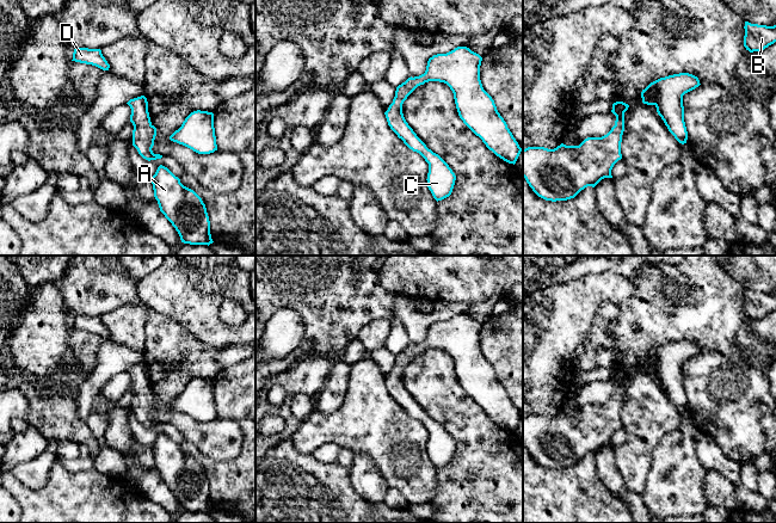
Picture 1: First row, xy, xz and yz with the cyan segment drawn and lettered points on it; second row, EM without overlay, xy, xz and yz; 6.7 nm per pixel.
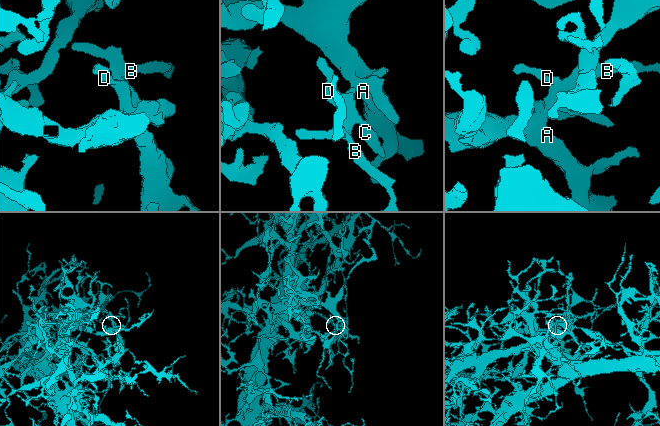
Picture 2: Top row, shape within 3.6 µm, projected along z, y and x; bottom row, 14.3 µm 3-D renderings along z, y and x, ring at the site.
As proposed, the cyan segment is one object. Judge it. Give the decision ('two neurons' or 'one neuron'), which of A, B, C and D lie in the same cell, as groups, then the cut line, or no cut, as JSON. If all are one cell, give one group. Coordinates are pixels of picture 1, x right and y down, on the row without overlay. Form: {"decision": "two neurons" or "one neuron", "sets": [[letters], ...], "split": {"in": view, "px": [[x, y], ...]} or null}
{"decision": "one neuron", "sets": [["A", "B", "C", "D"]], "split": null}

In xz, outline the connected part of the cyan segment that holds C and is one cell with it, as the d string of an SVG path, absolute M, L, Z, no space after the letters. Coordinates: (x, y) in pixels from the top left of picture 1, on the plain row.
M467 314L429 326L424 342L399 352L393 370L384 380L388 393L404 411L429 431L427 455L438 469L452 460L456 443L449 432L417 404L406 389L402 371L420 352L429 349L446 351L454 361L460 386L486 414L509 431L516 431L522 416L500 383L492 364L480 347L482 325Z

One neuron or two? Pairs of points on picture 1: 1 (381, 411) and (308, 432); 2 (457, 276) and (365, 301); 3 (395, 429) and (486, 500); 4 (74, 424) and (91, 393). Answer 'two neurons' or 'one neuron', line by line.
1: one neuron
2: two neurons
3: two neurons
4: two neurons

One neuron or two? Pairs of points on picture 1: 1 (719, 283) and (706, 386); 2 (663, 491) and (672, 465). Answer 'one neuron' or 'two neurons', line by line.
1: two neurons
2: one neuron

